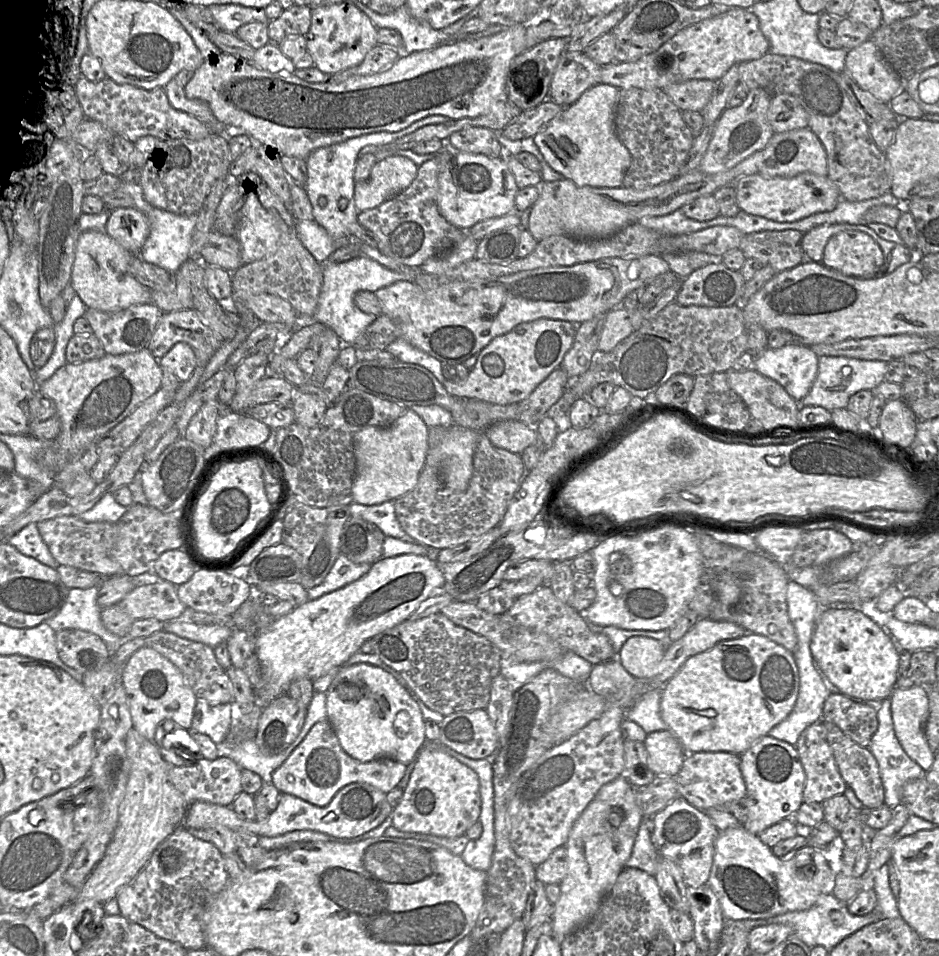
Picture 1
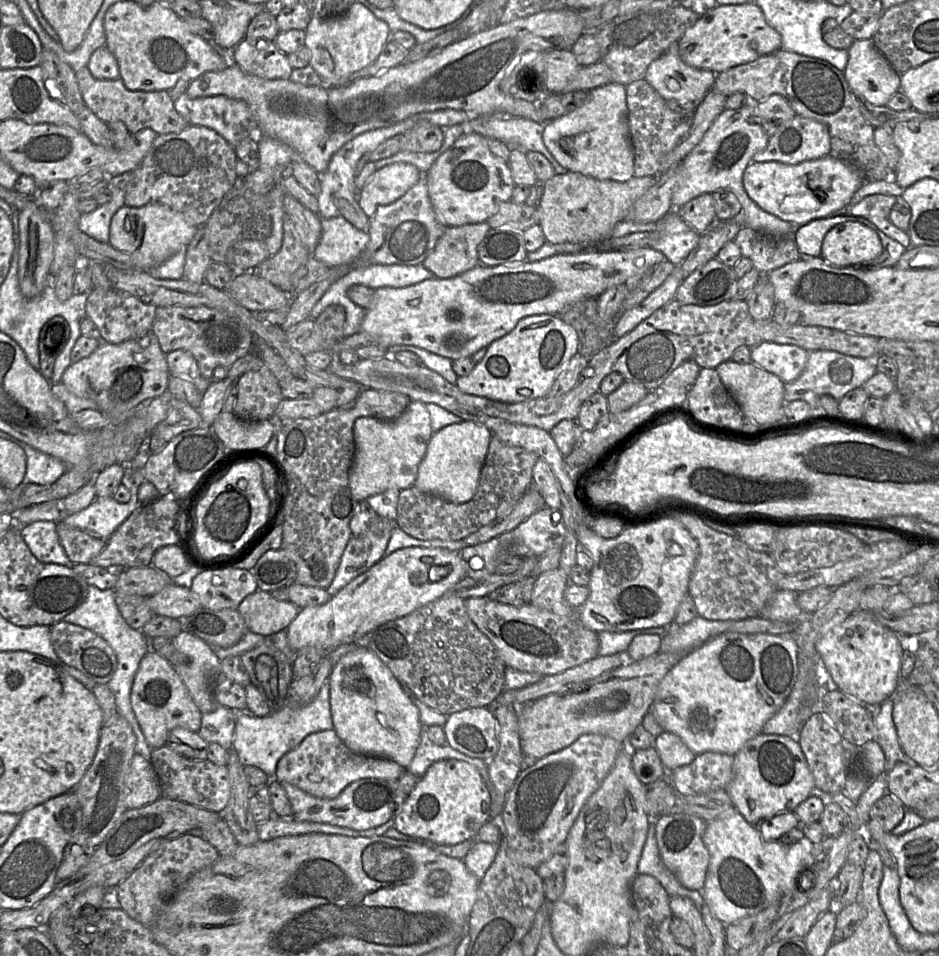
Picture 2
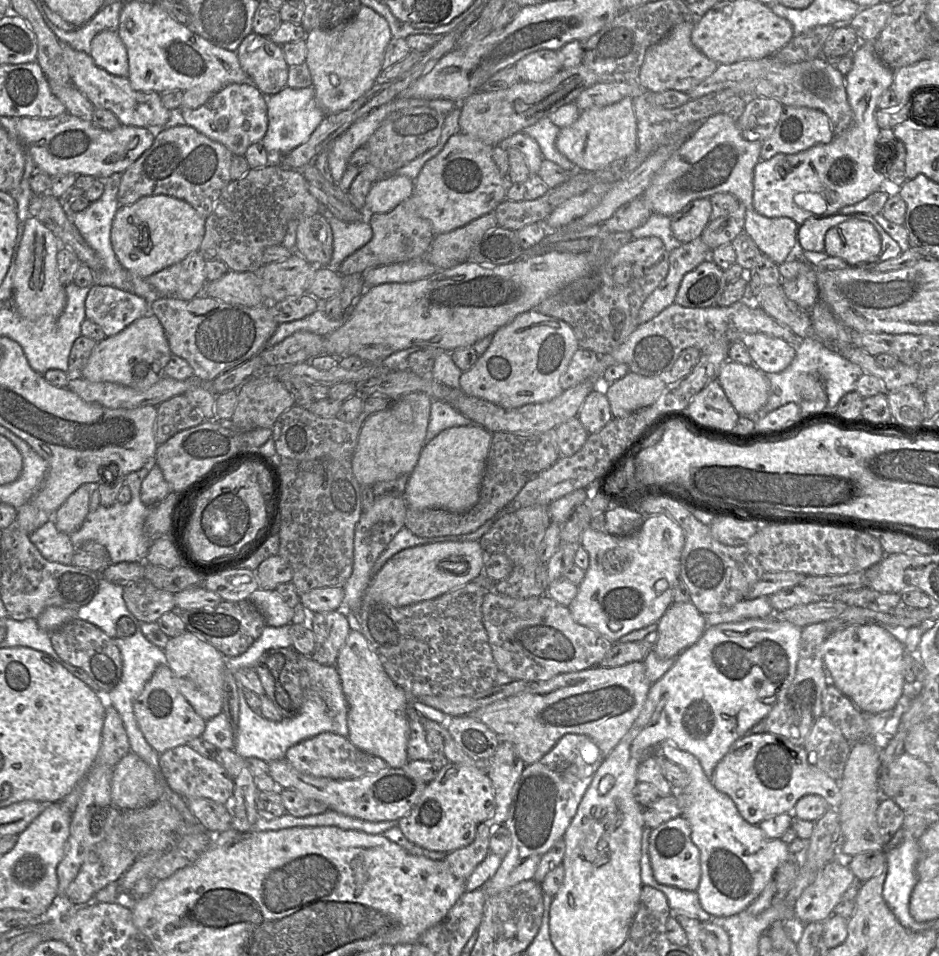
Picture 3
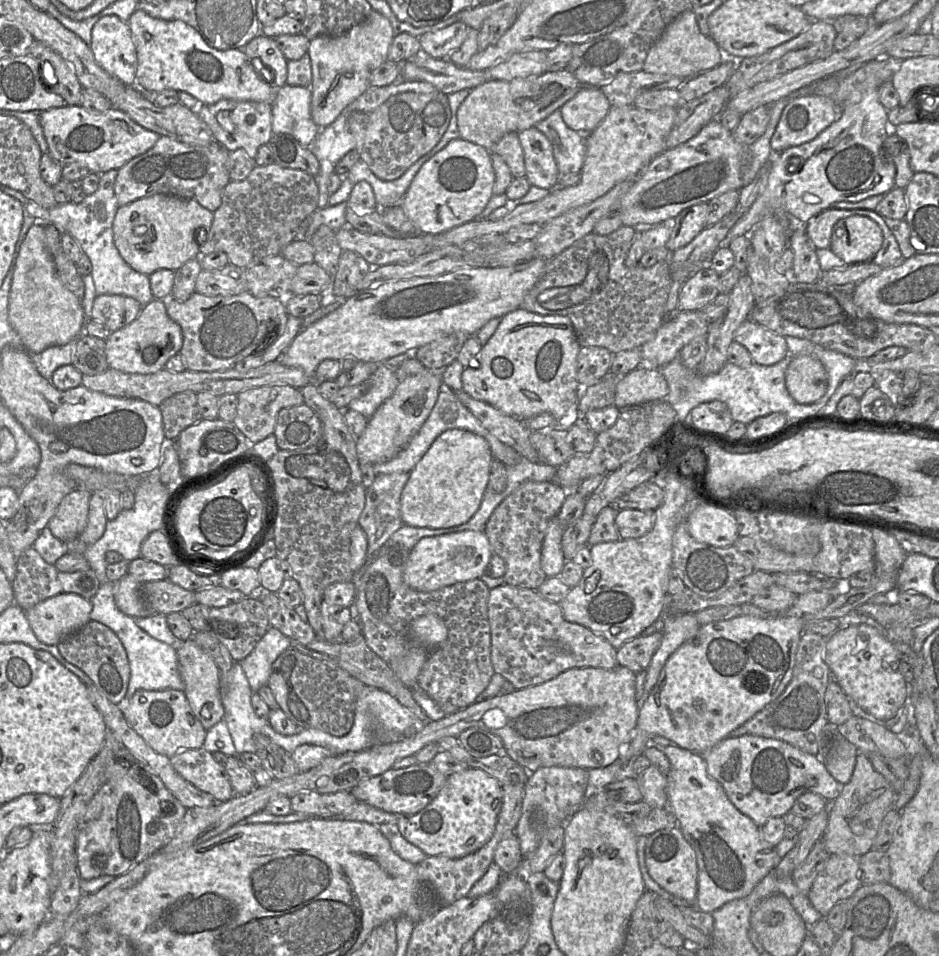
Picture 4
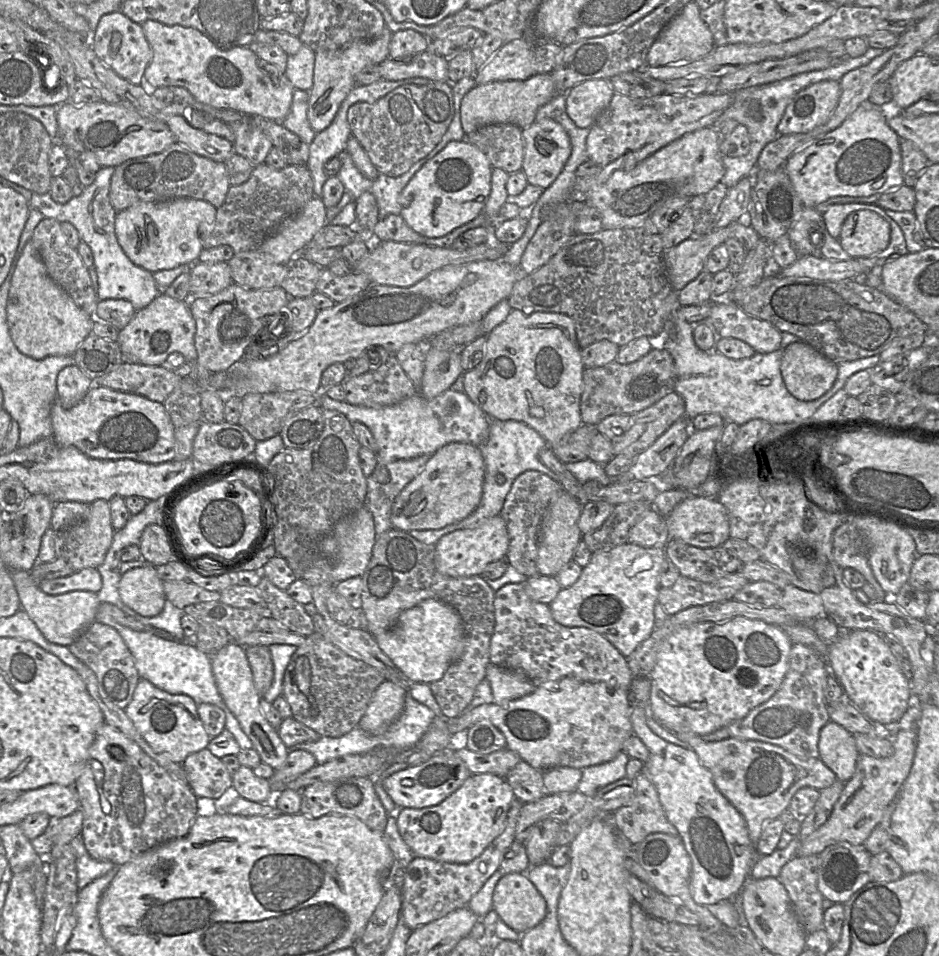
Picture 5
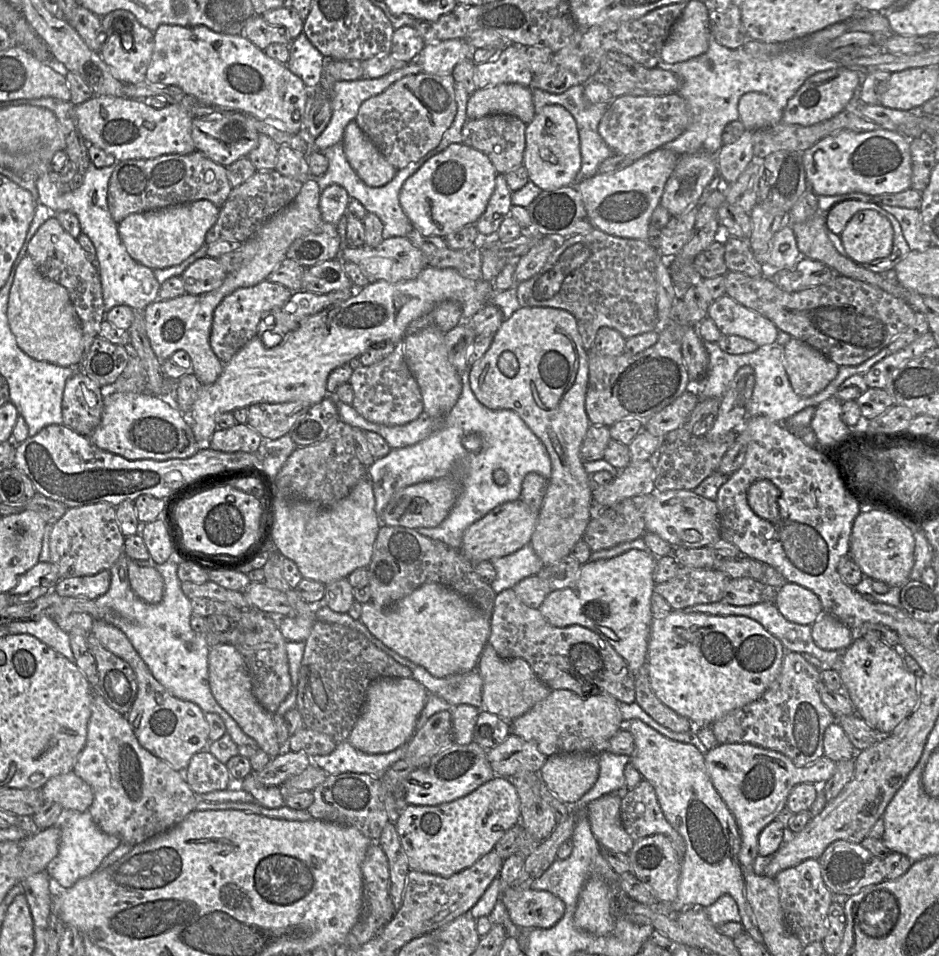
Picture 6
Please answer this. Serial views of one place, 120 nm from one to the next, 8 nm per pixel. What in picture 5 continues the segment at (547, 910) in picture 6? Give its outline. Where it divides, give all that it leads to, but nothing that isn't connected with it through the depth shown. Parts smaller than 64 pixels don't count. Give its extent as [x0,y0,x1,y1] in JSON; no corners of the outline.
[492,873,547,934]

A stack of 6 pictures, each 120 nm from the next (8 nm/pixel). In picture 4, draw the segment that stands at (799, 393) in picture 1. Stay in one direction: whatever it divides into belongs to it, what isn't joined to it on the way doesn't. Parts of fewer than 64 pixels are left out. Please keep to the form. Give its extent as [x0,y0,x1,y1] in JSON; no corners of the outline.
[733,319,788,366]

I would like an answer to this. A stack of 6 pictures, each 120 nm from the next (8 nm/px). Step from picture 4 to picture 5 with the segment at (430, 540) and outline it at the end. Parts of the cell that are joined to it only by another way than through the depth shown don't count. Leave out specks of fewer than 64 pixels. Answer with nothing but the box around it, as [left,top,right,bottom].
[435,514,509,577]

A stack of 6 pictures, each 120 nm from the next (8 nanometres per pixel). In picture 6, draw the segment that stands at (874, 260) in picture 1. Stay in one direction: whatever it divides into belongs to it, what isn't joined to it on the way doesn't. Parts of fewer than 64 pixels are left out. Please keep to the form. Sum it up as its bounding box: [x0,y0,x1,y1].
[840,210,893,264]

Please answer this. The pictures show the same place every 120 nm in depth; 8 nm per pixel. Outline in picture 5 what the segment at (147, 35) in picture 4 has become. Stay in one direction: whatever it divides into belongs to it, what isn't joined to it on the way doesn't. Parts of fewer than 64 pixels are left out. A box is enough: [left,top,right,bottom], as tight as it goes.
[140,20,295,122]

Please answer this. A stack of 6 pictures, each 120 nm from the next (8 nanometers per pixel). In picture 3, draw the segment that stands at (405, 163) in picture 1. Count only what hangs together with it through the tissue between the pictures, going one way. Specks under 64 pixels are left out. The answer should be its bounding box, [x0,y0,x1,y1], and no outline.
[363,173,414,214]

